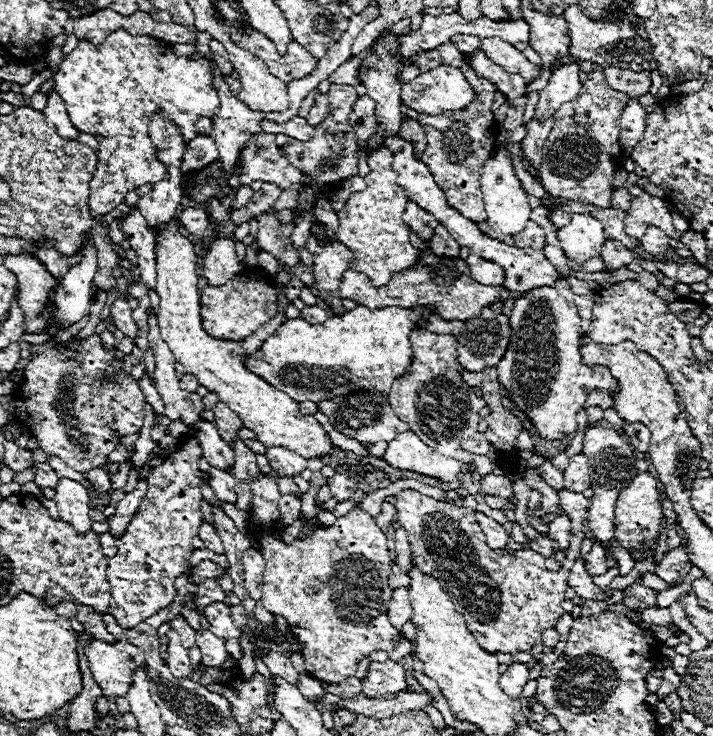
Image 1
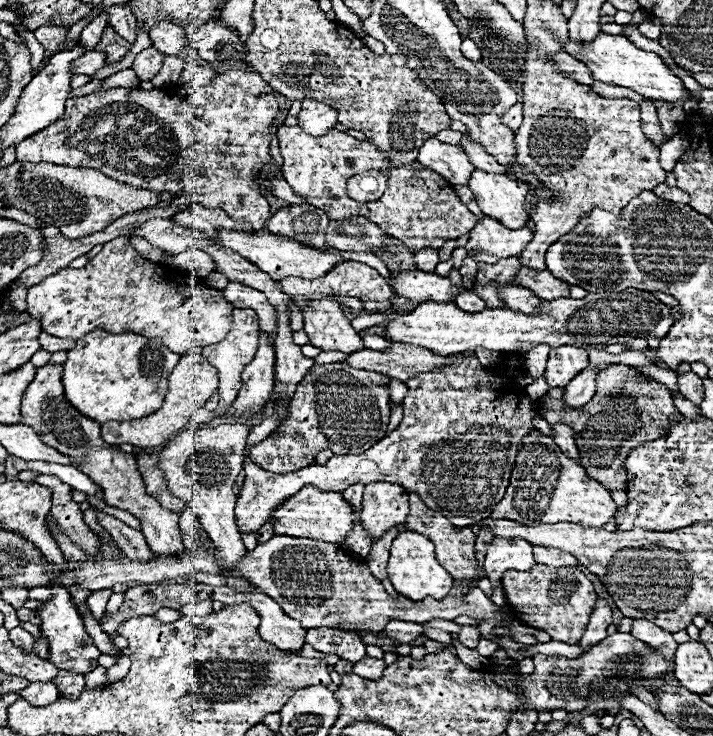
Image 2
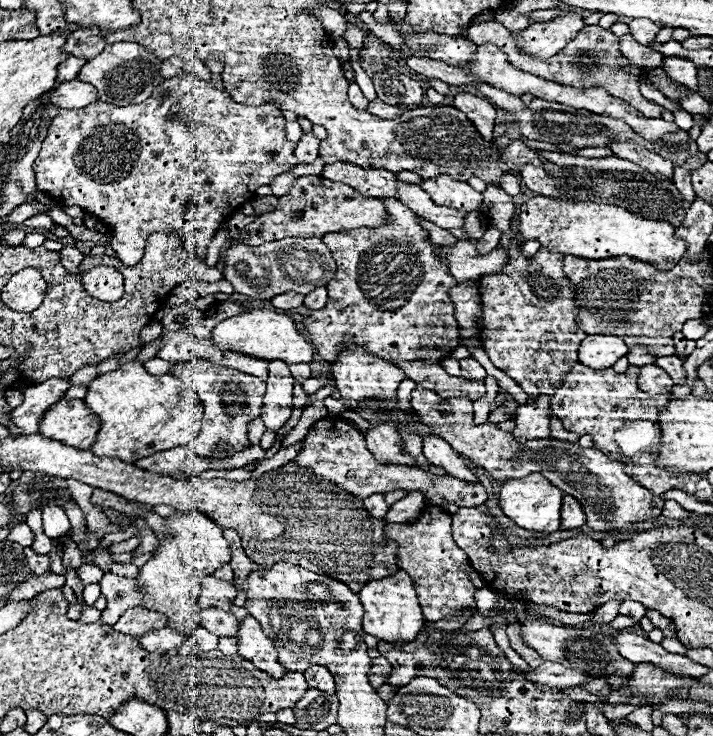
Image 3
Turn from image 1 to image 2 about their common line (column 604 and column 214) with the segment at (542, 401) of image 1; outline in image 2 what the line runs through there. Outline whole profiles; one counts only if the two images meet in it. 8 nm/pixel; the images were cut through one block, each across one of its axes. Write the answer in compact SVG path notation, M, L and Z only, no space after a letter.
M184 354L170 374L170 388L168 388L162 408L146 418L132 420L132 422L114 422L114 420L104 422L102 436L106 438L108 444L132 444L138 448L160 446L168 438L178 434L178 430L184 430L190 424L192 414L200 410L216 390L218 390L216 368L210 366L202 354Z

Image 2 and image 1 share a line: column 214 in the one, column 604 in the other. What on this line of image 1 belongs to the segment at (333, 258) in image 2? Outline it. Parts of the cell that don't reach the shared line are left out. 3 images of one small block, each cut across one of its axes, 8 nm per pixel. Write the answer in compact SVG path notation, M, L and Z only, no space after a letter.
M572 214L568 226L558 230L558 240L564 254L582 264L594 256L600 256L602 246L606 242L602 224L586 214Z

